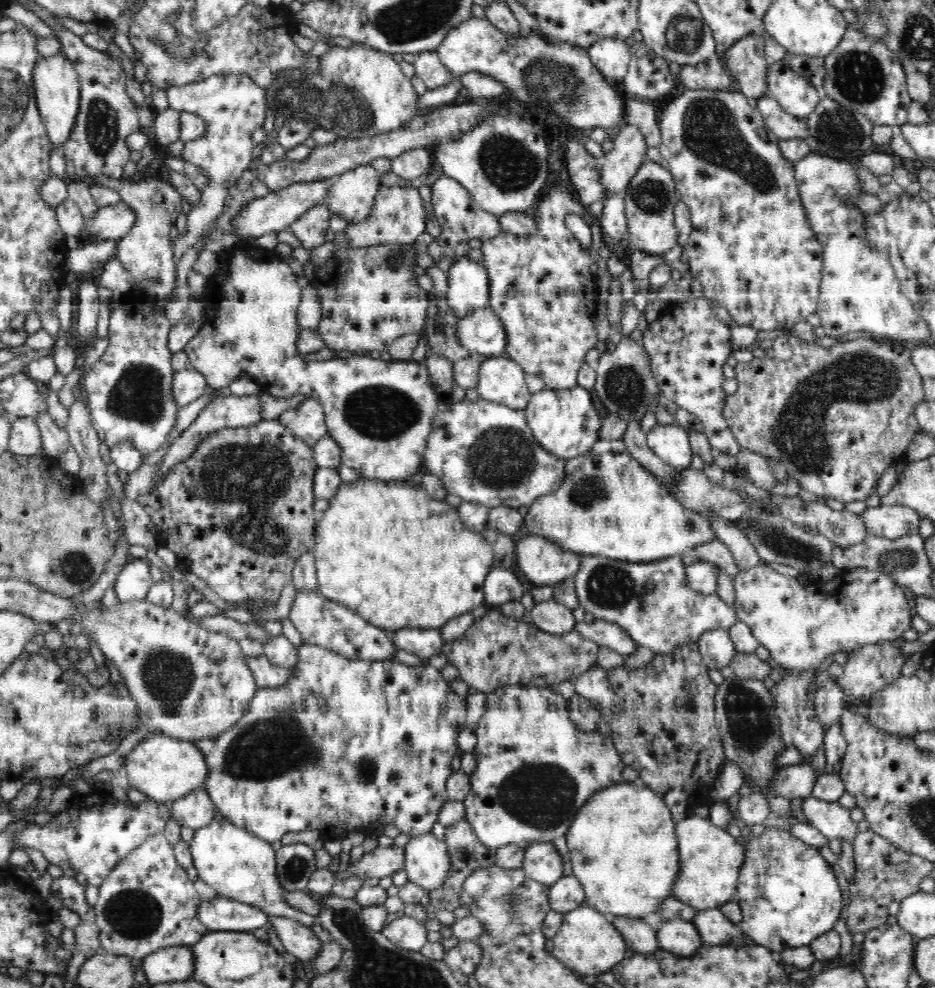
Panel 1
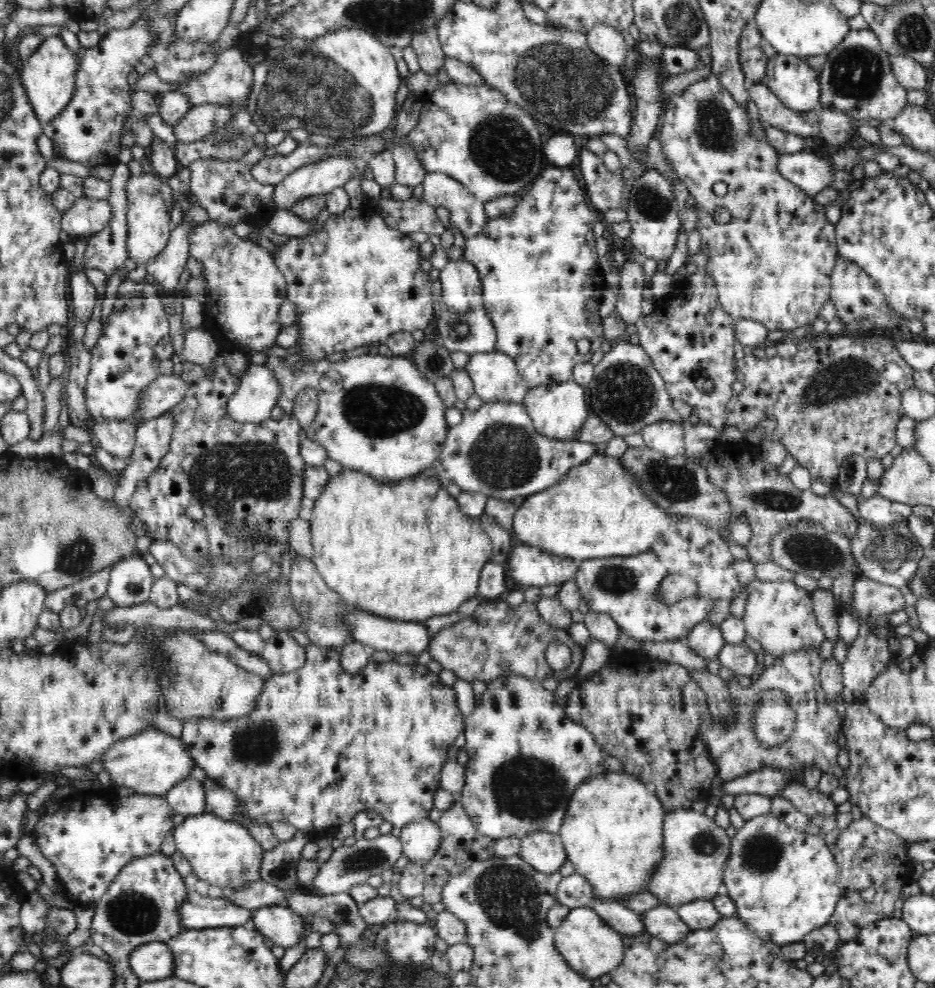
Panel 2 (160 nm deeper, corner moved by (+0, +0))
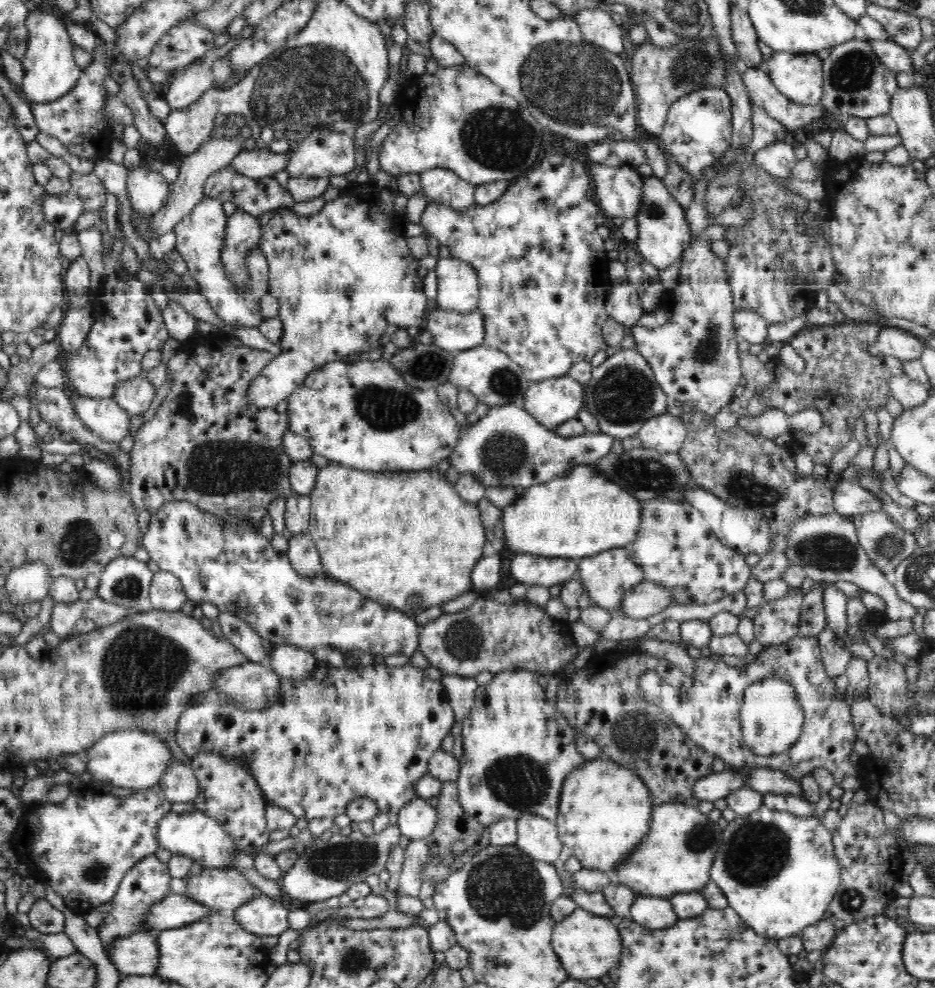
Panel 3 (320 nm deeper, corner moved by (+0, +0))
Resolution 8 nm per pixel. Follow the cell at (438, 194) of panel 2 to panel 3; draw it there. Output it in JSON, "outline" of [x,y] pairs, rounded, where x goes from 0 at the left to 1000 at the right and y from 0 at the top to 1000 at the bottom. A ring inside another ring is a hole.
{"outline":[[[473,169],[455,172],[448,175],[450,189],[459,204],[481,209],[495,214],[508,204],[508,188],[493,181],[486,173]]]}

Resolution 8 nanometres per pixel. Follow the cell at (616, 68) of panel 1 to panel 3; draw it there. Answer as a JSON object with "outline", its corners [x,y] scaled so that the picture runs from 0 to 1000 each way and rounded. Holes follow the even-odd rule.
{"outline":[[[632,8],[617,12],[613,19],[618,23],[621,33],[629,43],[653,54],[665,56],[667,51],[665,30],[652,13],[641,8]]]}

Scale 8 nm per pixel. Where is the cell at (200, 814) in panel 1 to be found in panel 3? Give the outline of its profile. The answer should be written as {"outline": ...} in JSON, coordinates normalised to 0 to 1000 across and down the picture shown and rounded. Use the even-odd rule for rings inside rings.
{"outline":[[[186,767],[181,771],[176,781],[170,798],[178,809],[183,814],[207,813],[214,804],[214,796],[204,774]]]}

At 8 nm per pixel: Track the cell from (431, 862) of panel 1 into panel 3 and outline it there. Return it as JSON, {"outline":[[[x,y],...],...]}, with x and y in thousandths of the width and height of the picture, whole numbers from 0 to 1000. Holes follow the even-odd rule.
{"outline":[[[451,807],[439,810],[426,823],[426,836],[430,846],[443,850],[457,850],[464,838],[466,838],[467,820],[460,816]]]}

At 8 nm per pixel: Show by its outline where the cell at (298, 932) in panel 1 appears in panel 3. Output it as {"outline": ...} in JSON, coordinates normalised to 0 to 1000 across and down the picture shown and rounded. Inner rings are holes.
{"outline":[[[278,905],[257,916],[257,919],[250,923],[252,923],[251,929],[255,931],[255,936],[264,943],[278,947],[298,947],[310,939],[307,929],[311,920],[310,916],[299,911]]]}

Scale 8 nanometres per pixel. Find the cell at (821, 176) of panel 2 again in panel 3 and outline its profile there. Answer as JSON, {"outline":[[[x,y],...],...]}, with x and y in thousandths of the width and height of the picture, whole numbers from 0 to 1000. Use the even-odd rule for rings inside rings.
{"outline":[[[839,143],[825,144],[820,149],[806,155],[806,166],[814,168],[828,179],[847,180],[845,172],[853,163],[848,148]]]}

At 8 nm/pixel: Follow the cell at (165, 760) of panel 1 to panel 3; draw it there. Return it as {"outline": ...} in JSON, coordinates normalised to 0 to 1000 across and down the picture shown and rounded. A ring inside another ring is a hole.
{"outline":[[[129,739],[112,743],[105,751],[91,759],[94,783],[103,789],[113,789],[116,795],[137,798],[141,801],[170,796],[178,776],[186,768],[180,753],[160,740]]]}

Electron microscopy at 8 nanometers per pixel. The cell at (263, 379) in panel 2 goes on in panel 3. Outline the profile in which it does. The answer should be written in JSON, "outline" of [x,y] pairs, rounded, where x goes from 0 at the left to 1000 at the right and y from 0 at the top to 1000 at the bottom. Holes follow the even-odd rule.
{"outline":[[[401,184],[376,185],[374,190],[370,190],[365,194],[358,202],[348,205],[345,212],[337,218],[323,220],[317,218],[310,211],[297,212],[295,217],[291,219],[284,229],[279,233],[279,242],[277,251],[284,260],[288,269],[288,298],[297,304],[297,323],[304,329],[304,338],[299,344],[301,356],[289,366],[280,378],[270,386],[265,393],[265,406],[267,411],[276,412],[276,414],[293,414],[294,411],[307,405],[307,403],[321,391],[337,373],[342,372],[353,366],[360,366],[370,363],[378,357],[386,357],[396,355],[397,353],[406,352],[412,344],[412,334],[415,330],[421,329],[426,333],[442,332],[449,335],[449,330],[453,326],[456,320],[456,311],[458,310],[458,302],[453,298],[452,272],[447,268],[447,262],[442,260],[441,254],[436,250],[434,238],[432,238],[432,229],[436,225],[433,216],[427,216],[421,212],[421,202],[426,193],[419,192],[415,188],[404,189]]]}

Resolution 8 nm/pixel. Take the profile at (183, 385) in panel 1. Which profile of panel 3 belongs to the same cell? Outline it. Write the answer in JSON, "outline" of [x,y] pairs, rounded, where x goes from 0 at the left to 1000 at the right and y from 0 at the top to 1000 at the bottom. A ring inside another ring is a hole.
{"outline":[[[154,381],[128,387],[123,393],[121,404],[137,418],[152,420],[165,405],[167,393]]]}

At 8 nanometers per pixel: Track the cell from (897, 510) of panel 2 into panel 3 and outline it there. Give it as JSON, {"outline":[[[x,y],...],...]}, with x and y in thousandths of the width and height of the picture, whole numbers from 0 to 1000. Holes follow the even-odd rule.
{"outline":[[[899,483],[891,496],[891,509],[893,518],[906,523],[942,516],[942,507],[934,498]]]}

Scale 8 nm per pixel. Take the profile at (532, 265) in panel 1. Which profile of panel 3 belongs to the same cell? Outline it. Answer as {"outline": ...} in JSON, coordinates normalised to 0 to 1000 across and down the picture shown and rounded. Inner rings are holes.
{"outline":[[[601,153],[586,154],[584,160],[580,164],[575,164],[569,169],[565,178],[553,180],[552,183],[545,184],[541,194],[532,200],[527,205],[516,209],[507,205],[495,214],[483,212],[466,203],[458,204],[455,213],[450,218],[449,227],[455,233],[473,249],[479,249],[482,259],[492,263],[502,265],[509,274],[511,285],[513,286],[512,308],[510,313],[519,322],[520,342],[519,349],[529,352],[530,354],[541,357],[551,368],[554,368],[567,387],[578,387],[588,385],[588,383],[597,383],[607,380],[610,372],[616,366],[622,364],[631,365],[635,358],[642,354],[642,350],[647,345],[645,344],[644,332],[646,326],[651,322],[648,312],[648,302],[651,300],[651,294],[655,291],[655,286],[650,280],[650,266],[652,262],[649,259],[649,254],[646,252],[646,242],[637,235],[640,227],[637,227],[637,219],[642,217],[642,210],[635,203],[629,201],[627,196],[630,196],[631,178],[627,174],[627,168],[620,163],[614,162],[613,159],[607,159],[601,156]]]}

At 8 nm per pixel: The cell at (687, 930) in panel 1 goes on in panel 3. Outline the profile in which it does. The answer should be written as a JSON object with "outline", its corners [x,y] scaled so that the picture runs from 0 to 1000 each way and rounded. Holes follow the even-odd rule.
{"outline":[[[689,906],[678,910],[674,928],[677,933],[694,941],[712,941],[726,931],[716,910]]]}

